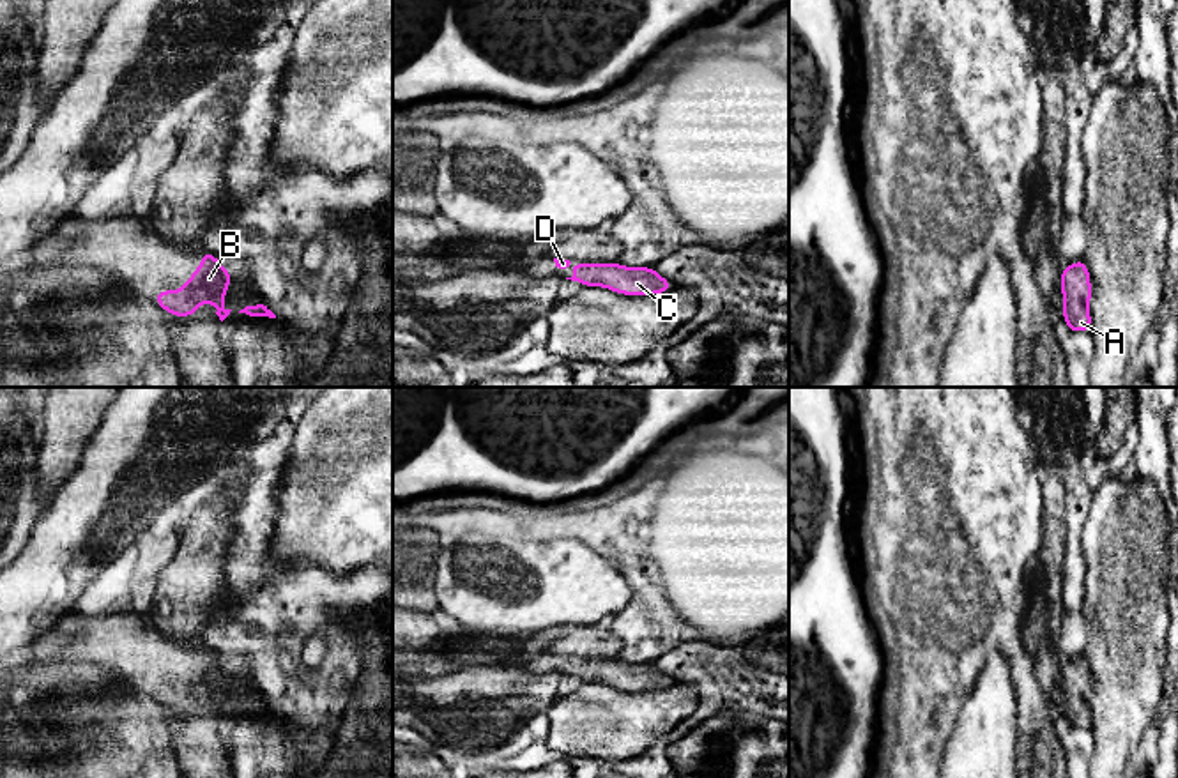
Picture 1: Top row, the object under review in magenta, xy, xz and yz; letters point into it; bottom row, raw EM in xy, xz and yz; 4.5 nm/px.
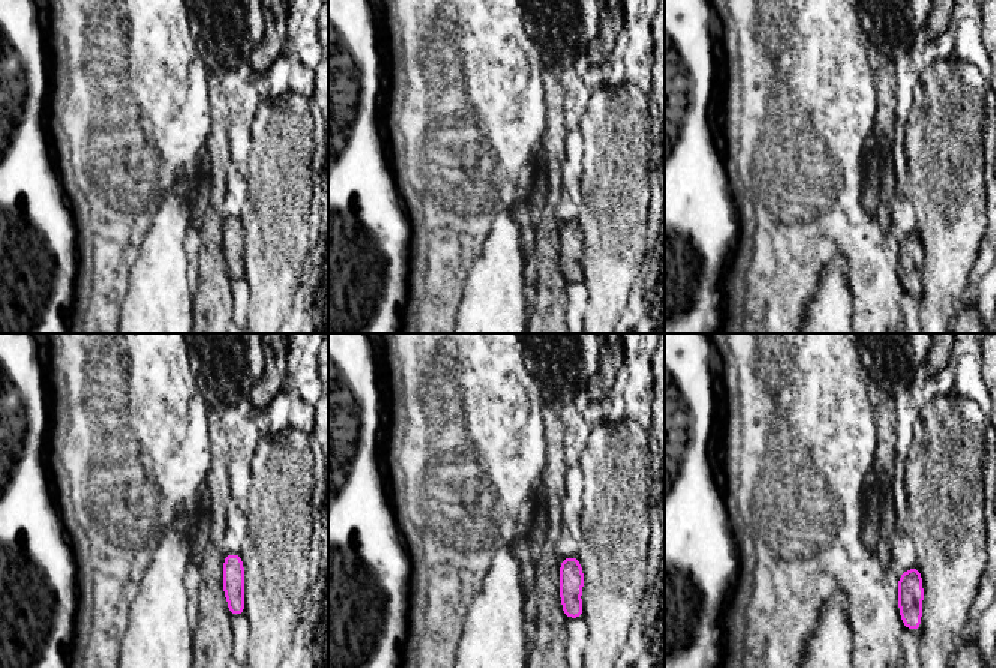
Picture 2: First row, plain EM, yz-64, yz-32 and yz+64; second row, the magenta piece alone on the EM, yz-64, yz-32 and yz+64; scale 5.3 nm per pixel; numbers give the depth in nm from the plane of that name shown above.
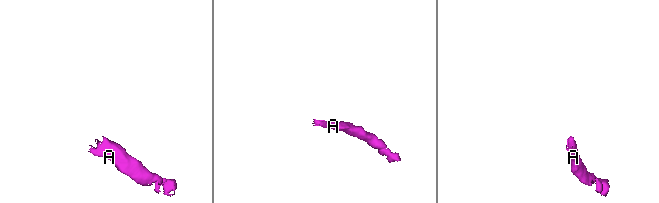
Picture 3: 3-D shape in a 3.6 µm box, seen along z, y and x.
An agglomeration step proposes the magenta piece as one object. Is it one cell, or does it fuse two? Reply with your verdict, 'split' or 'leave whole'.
leave whole

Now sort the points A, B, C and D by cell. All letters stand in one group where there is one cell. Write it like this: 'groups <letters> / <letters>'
groups A B C D

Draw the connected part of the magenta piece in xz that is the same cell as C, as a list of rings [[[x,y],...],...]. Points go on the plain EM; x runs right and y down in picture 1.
[[[575,658],[571,677],[582,683],[601,683],[621,691],[658,691],[674,684],[672,677],[662,674],[654,663],[623,663],[616,660]]]

